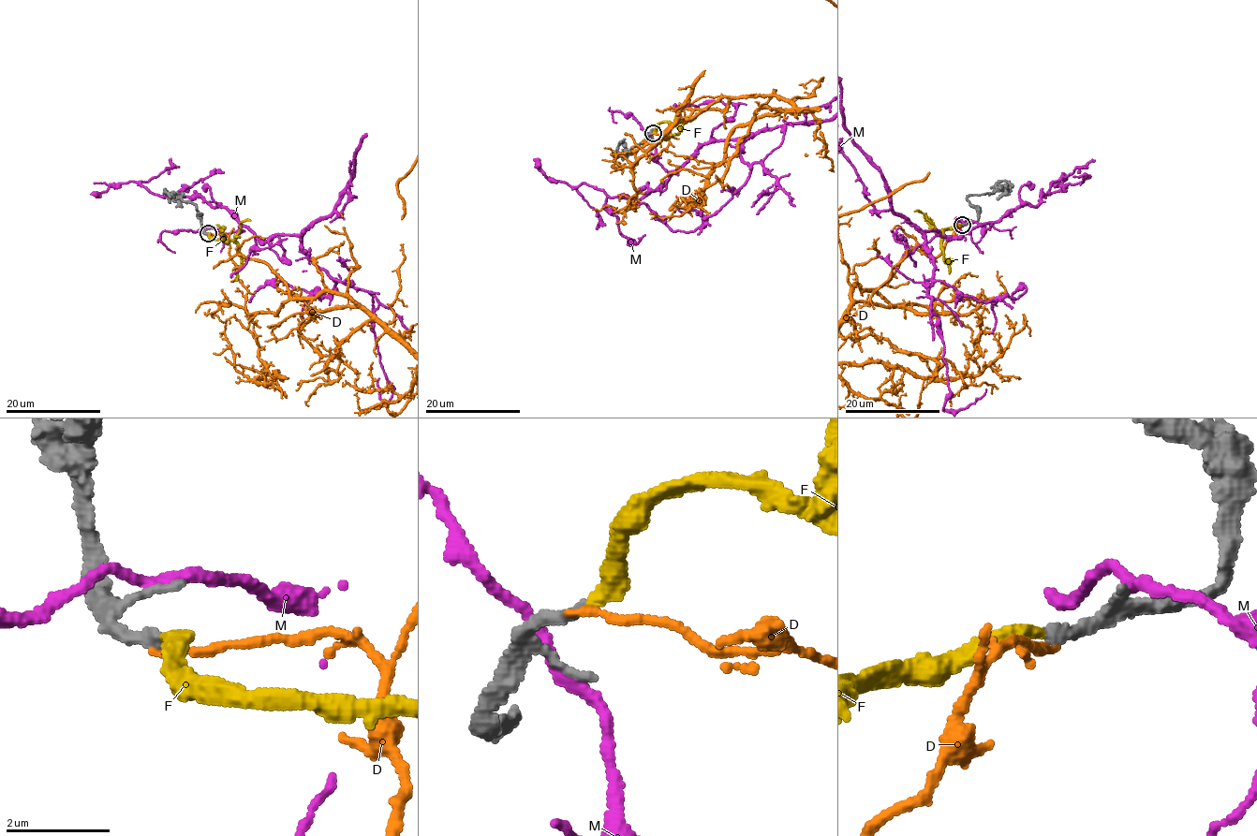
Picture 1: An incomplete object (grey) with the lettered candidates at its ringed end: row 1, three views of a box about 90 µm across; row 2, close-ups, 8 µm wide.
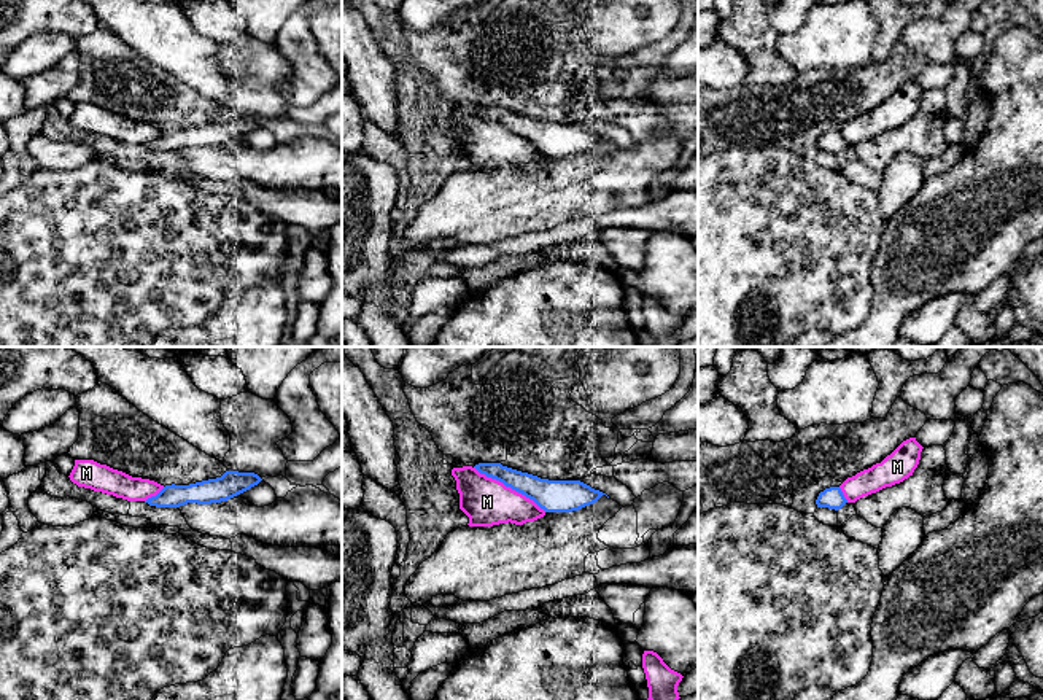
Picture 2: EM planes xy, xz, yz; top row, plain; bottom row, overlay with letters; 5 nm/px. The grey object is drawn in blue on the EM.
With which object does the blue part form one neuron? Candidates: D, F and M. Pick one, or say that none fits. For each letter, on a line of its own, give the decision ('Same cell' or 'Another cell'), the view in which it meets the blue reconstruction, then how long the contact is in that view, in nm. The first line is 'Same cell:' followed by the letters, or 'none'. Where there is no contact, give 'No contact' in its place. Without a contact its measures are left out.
Same cell: F
D: Another cell. No contact
F: Same cell. No contact
M: Another cell. Touches blue in xz. Shared border 440 nm

